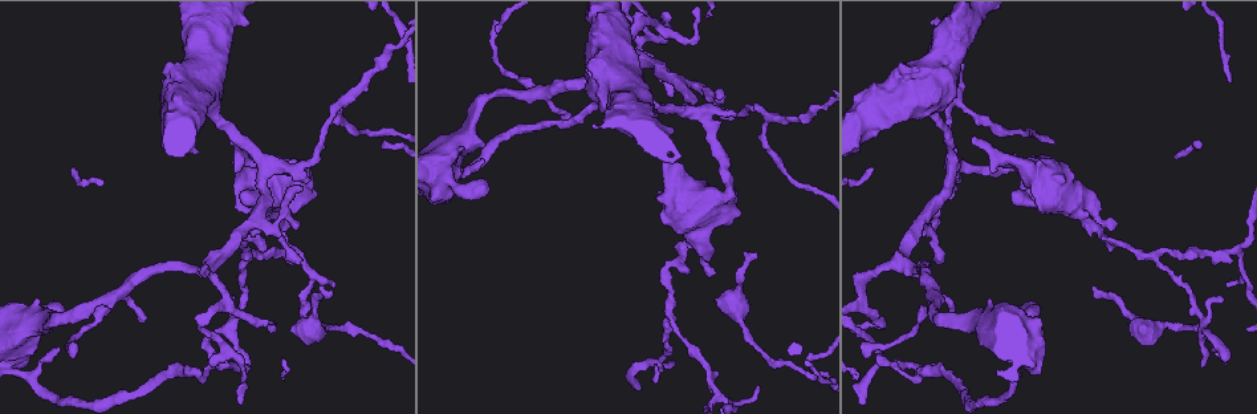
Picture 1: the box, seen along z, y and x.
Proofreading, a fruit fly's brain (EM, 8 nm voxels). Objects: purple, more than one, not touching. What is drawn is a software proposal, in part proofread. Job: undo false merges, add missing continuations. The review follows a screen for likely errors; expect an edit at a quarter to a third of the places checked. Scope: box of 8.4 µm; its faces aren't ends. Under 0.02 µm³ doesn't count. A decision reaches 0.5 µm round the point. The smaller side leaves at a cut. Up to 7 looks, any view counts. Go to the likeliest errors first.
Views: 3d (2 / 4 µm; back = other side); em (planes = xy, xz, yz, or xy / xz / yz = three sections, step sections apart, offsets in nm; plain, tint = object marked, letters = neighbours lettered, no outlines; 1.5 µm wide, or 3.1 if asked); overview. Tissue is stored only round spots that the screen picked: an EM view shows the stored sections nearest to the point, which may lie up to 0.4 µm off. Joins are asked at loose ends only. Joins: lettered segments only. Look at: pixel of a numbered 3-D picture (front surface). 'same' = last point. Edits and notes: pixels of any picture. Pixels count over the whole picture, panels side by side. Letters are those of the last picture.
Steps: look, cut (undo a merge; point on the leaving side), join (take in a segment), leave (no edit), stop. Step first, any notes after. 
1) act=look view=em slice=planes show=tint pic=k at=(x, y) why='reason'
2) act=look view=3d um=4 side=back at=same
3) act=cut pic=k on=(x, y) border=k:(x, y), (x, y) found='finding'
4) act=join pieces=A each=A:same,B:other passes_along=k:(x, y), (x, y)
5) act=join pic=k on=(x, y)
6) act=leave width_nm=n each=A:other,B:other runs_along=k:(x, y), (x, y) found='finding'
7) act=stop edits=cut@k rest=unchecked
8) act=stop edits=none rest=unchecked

act=look view=3d um=2 side=back pic=1 at=(165, 370) why='touches itself'

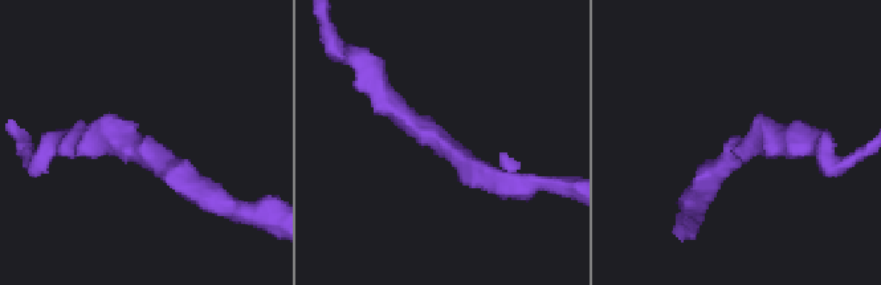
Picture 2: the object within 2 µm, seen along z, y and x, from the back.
act=look view=em slice=planes show=plain pic=2 at=(136, 135) why='need the tissue'

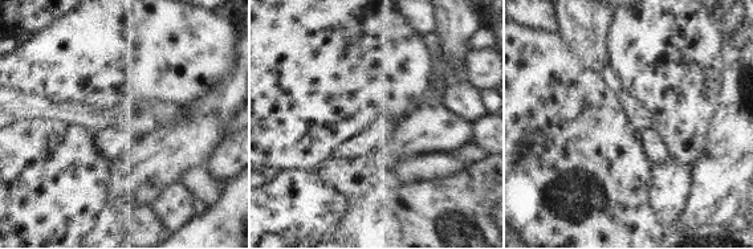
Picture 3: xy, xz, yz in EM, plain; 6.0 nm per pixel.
act=look view=em slice=planes show=letters at=same why='see the neighbours'

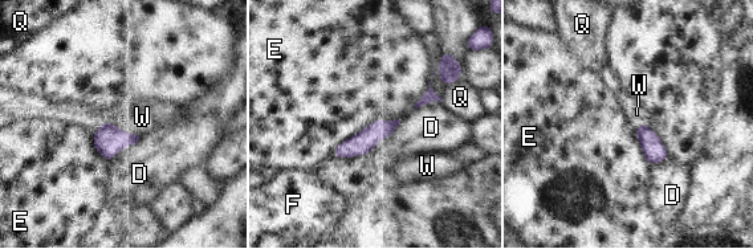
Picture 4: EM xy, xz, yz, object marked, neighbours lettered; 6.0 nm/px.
act=leave each=D:other,E:other,F:other,Q:other,W:other found='one neuron here'

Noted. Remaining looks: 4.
act=look view=3d um=4 pic=1 at=(257, 233)

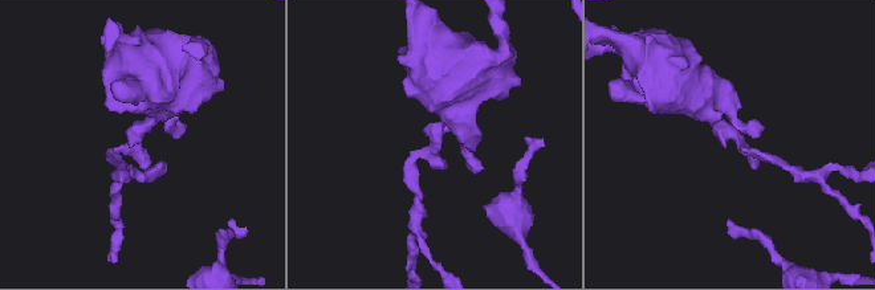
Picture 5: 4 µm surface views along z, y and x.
act=look view=em slice=yz step=4 show=tint pic=5 at=(727, 138) why='now the EM'

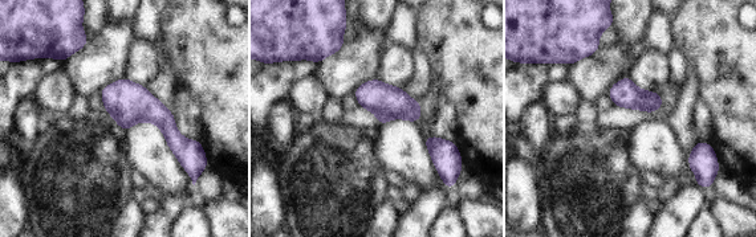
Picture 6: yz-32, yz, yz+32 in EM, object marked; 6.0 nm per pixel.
act=look view=em slice=planes show=letters at=same

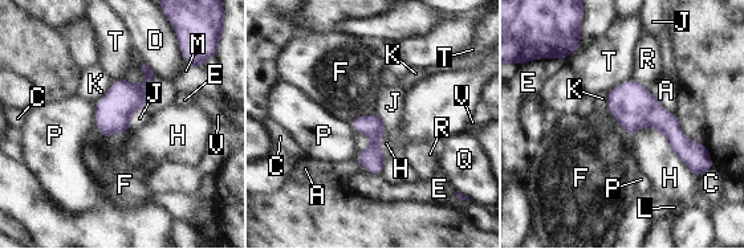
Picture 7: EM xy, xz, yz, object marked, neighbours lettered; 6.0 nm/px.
act=leave width_nm=140 each=A:other,C:other,D:other,E:other,F:other,H:other,J:other,K:other,L:other,M:other,P:other,Q:other,R:other,T:other,V:other border=7:(634, 134), (658, 129), (699, 178) found='all the same neuron'

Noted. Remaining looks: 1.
act=stop edits=none rest=unchecked

